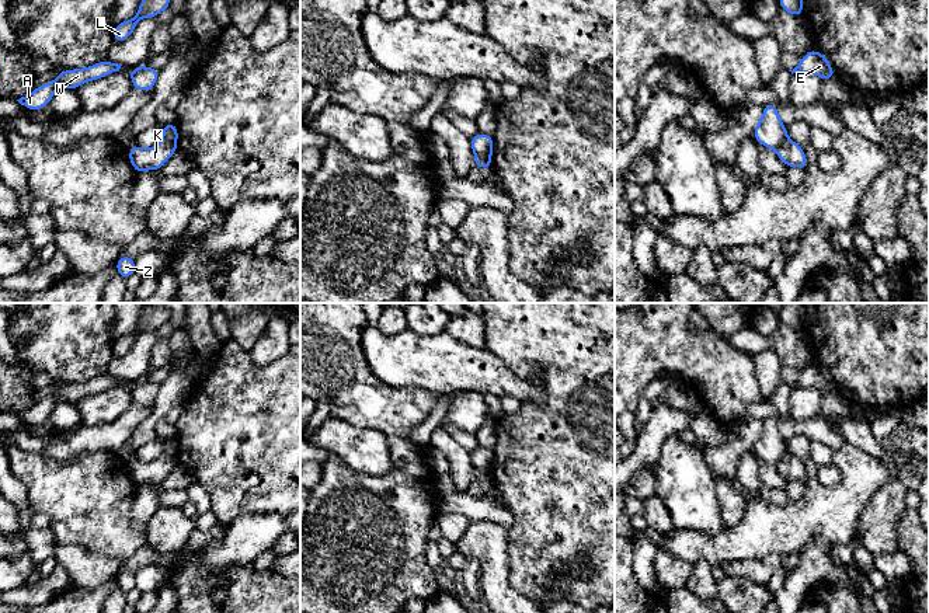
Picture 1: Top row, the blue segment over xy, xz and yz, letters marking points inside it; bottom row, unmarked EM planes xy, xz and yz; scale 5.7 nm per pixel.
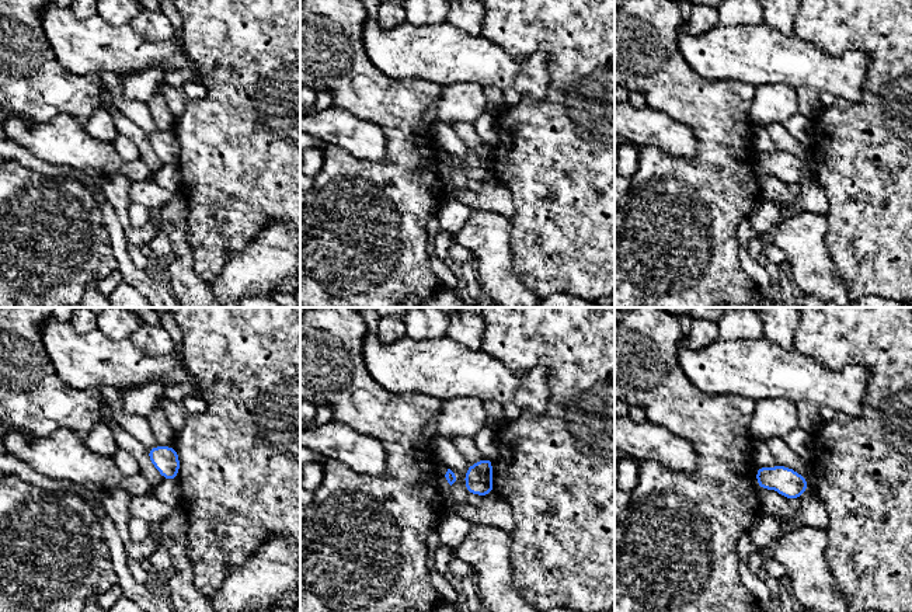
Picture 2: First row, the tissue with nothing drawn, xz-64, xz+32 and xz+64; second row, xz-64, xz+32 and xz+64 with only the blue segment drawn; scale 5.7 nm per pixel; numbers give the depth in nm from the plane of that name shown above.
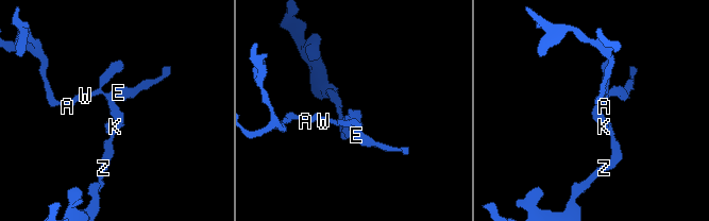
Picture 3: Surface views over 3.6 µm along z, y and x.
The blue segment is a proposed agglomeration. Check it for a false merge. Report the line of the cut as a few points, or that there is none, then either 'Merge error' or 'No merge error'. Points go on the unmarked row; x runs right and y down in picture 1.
Split along xz (475, 467), (490, 476). Merge error

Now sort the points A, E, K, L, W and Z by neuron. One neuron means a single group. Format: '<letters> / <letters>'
A E L W / K Z

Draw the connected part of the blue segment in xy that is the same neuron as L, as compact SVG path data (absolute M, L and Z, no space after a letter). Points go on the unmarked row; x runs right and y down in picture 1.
M147 303L142 318L133 332L114 341L112 351L115 356L126 355L136 344L136 338L147 331L157 331L161 325L170 323L170 309L163 303Z

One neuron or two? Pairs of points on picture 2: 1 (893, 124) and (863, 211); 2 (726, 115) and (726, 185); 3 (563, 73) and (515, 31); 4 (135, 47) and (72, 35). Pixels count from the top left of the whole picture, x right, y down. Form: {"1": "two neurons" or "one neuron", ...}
{"1": "one neuron", "2": "one neuron", "3": "one neuron", "4": "one neuron"}

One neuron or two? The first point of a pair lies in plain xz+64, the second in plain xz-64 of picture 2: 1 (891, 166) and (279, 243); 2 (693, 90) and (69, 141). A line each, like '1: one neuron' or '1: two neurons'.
1: two neurons
2: two neurons

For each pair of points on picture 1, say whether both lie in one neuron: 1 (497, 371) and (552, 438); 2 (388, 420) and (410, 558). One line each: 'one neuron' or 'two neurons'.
1: two neurons
2: one neuron

